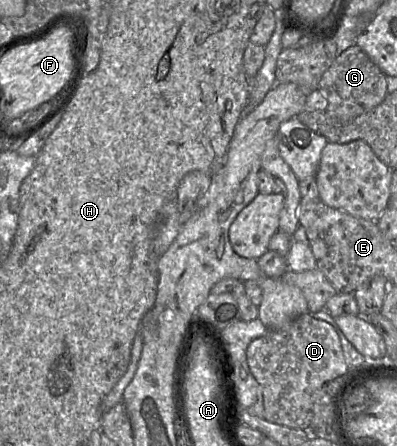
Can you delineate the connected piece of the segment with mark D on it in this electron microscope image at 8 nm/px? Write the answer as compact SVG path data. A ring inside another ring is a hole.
M310 313L297 317L287 329L268 330L265 335L254 339L247 347L246 357L251 373L262 388L264 419L300 430L310 430L313 419L312 395L326 383L349 372L336 331L328 323L313 318Z

